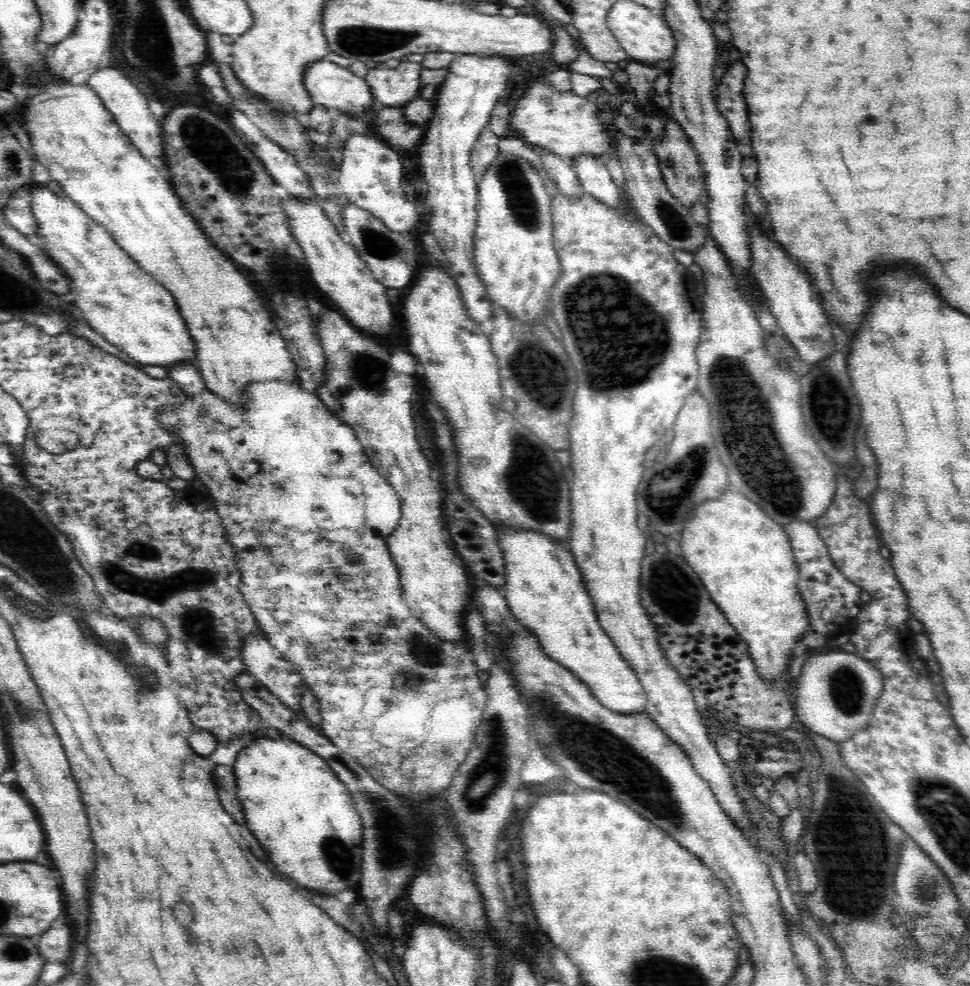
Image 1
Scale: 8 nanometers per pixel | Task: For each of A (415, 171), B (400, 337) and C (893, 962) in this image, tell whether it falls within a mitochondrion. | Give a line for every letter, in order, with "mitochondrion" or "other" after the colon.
A: other
B: other
C: other

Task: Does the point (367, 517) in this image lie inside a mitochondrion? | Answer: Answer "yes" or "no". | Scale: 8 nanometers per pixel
no

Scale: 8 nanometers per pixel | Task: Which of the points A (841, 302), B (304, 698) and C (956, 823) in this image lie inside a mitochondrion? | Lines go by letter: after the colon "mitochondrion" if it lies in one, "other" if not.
A: other
B: other
C: mitochondrion

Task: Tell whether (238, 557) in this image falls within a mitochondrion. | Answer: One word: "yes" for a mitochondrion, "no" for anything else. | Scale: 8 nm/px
no

